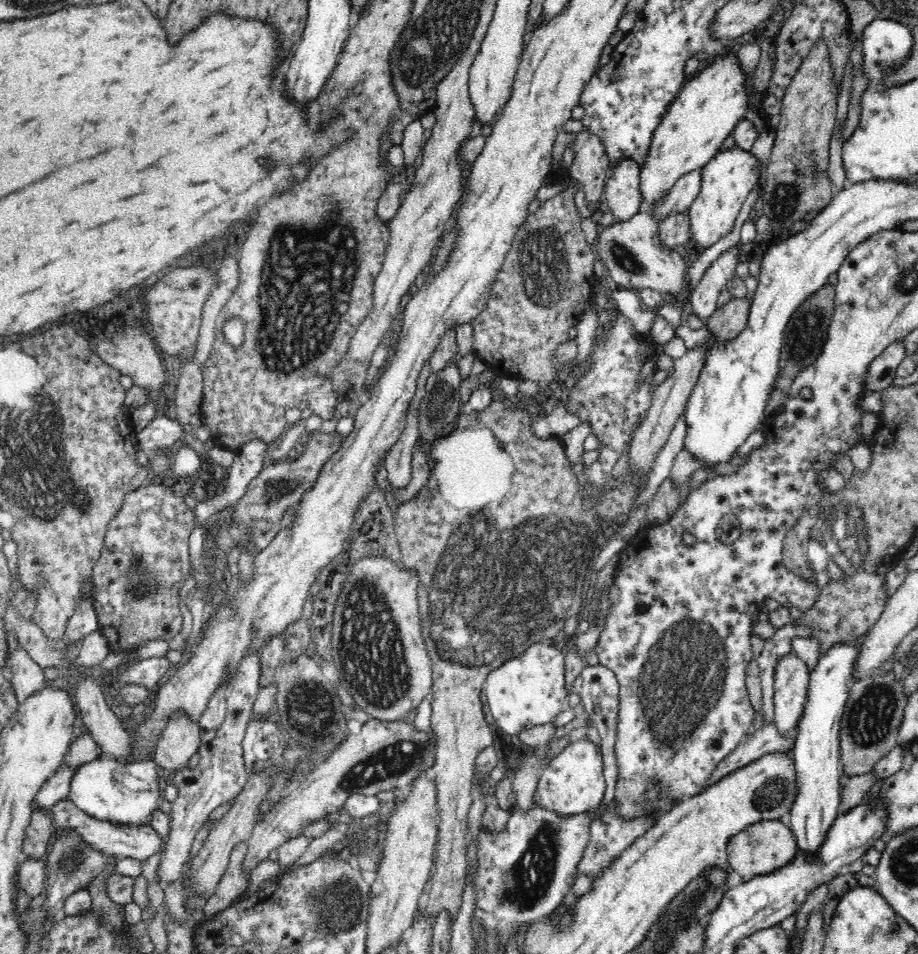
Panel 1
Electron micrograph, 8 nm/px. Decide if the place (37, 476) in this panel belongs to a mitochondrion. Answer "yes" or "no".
yes

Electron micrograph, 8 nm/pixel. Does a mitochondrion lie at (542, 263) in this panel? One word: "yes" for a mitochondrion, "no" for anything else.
yes

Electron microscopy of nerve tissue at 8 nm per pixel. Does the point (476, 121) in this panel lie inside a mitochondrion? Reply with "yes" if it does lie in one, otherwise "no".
no

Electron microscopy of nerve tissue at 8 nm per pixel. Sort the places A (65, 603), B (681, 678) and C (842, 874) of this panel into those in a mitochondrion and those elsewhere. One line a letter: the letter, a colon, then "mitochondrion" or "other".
A: other
B: mitochondrion
C: other

